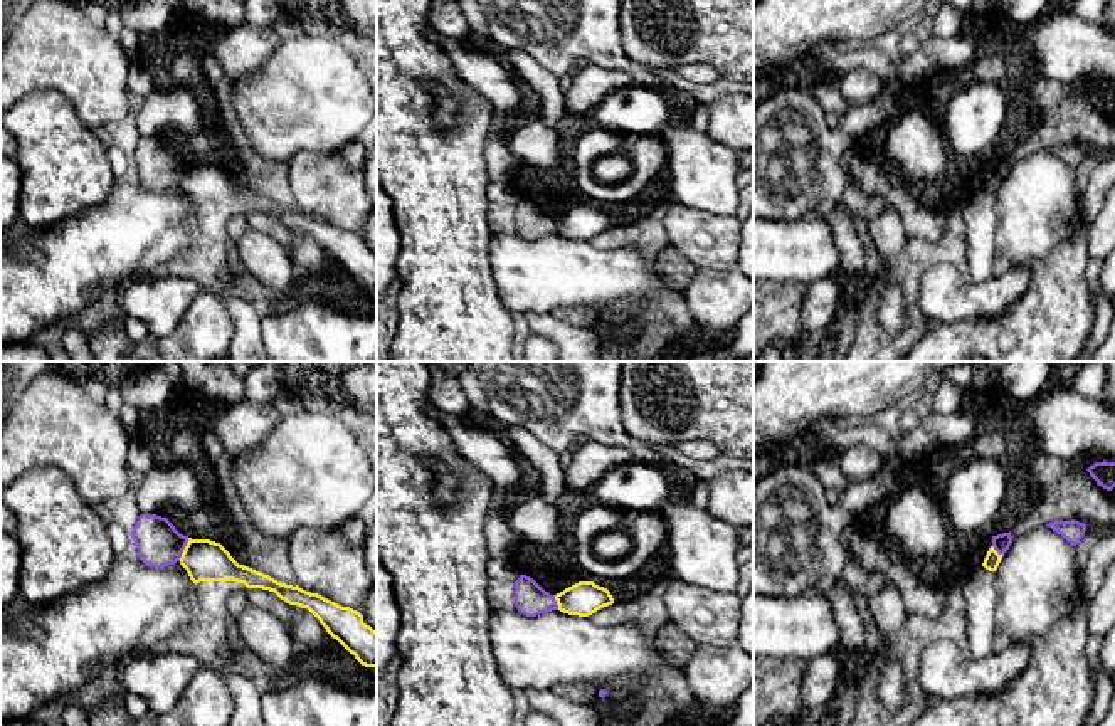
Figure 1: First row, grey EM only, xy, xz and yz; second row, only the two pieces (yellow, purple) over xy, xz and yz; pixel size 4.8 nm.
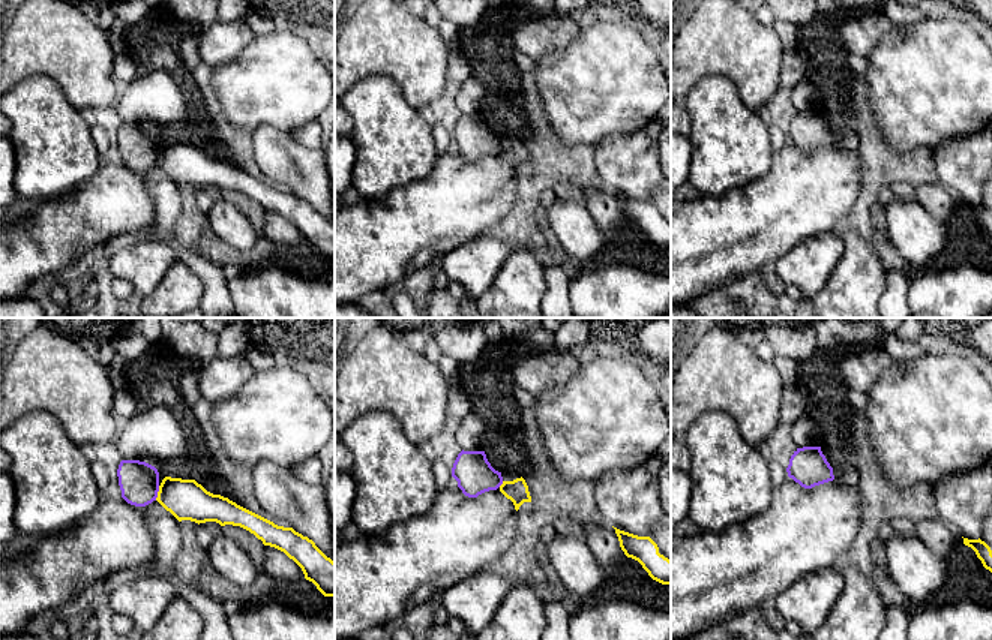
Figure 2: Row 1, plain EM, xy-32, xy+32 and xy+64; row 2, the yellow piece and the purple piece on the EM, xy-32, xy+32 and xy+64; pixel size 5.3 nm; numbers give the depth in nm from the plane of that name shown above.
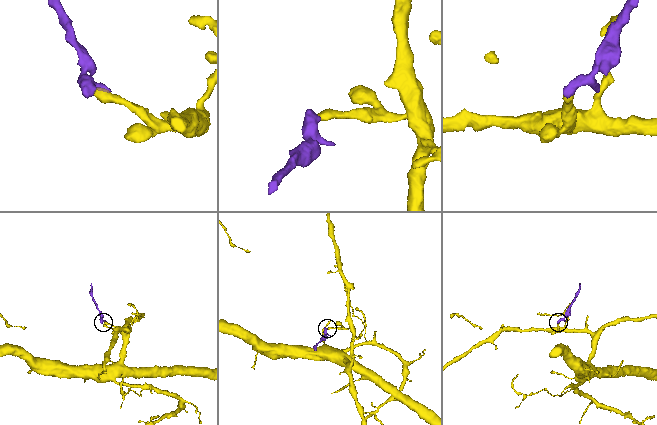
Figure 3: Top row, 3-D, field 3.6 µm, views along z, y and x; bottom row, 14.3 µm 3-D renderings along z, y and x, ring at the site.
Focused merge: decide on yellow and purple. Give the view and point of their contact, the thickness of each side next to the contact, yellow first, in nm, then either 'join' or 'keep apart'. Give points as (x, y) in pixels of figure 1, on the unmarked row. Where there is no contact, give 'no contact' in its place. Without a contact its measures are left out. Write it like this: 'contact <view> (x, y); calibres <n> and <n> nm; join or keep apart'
contact xy (184, 173); calibres 200 and 220 nm; keep apart

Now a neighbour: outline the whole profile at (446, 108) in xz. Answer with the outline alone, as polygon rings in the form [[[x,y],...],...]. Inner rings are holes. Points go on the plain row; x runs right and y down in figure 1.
[[[437,91],[436,106],[434,106],[436,124],[441,129],[449,129],[456,126],[459,108],[461,108],[459,97],[446,91]]]

